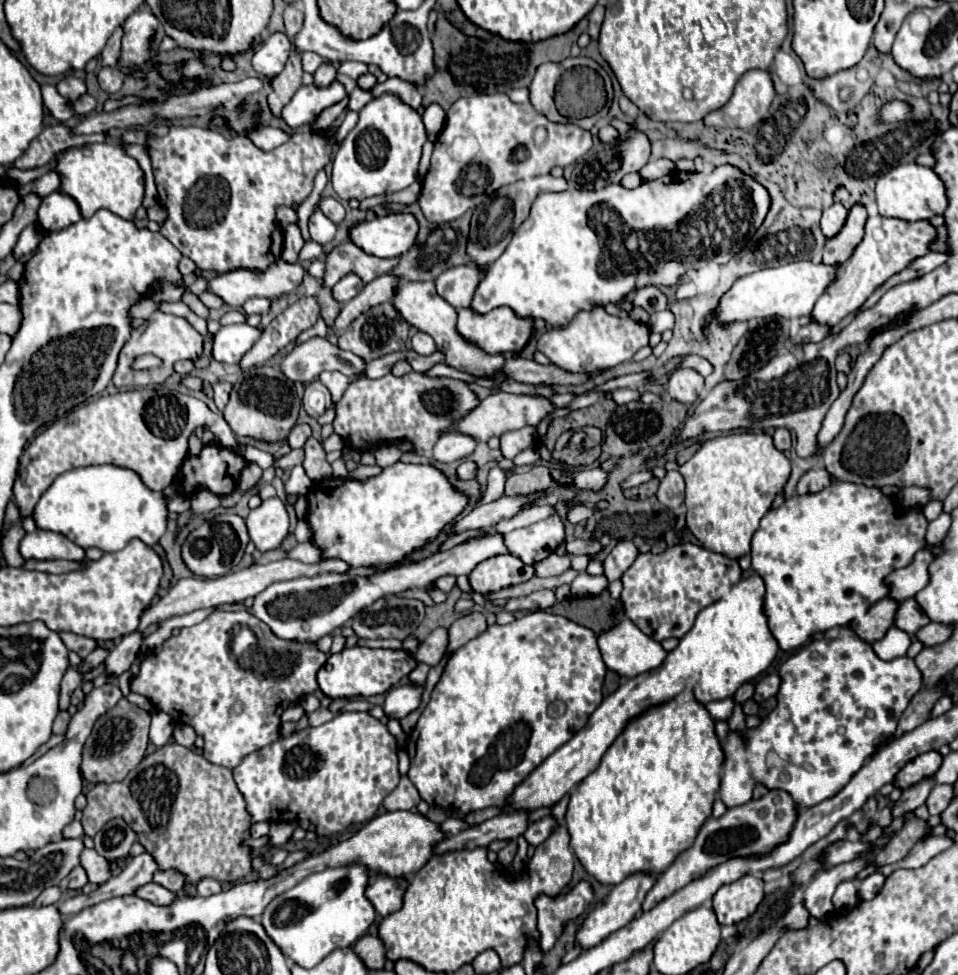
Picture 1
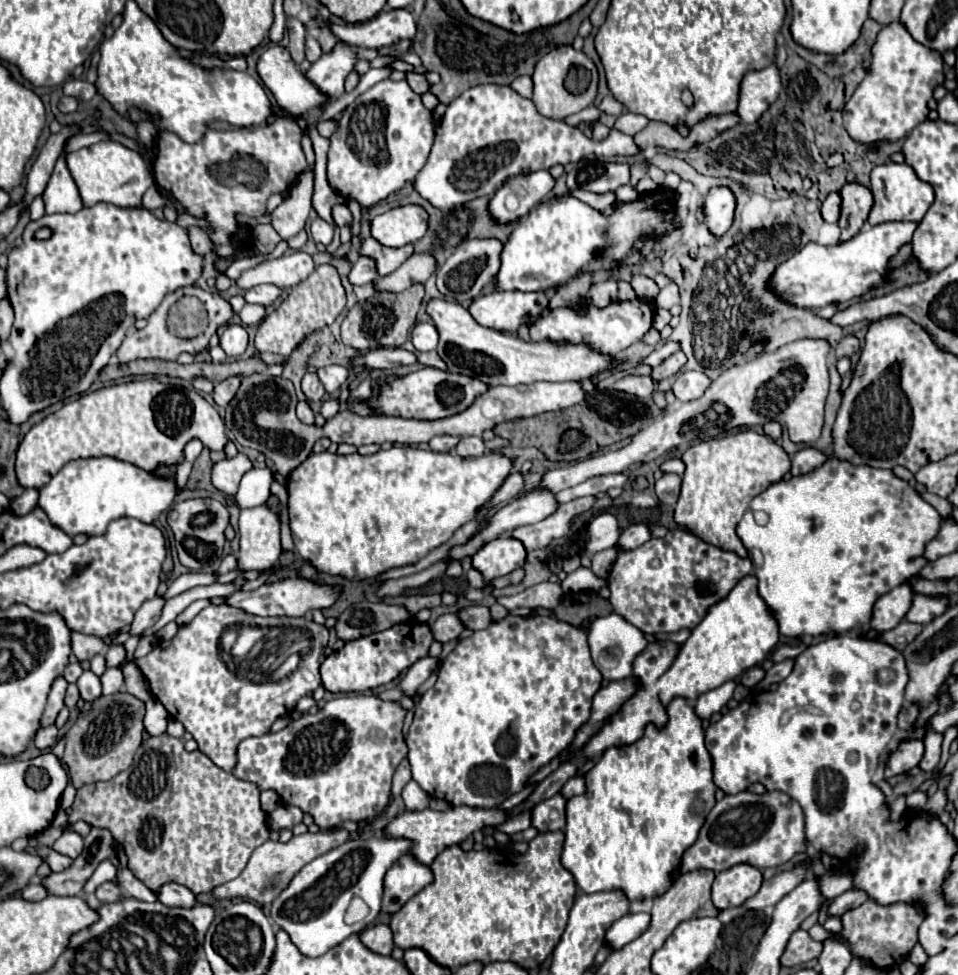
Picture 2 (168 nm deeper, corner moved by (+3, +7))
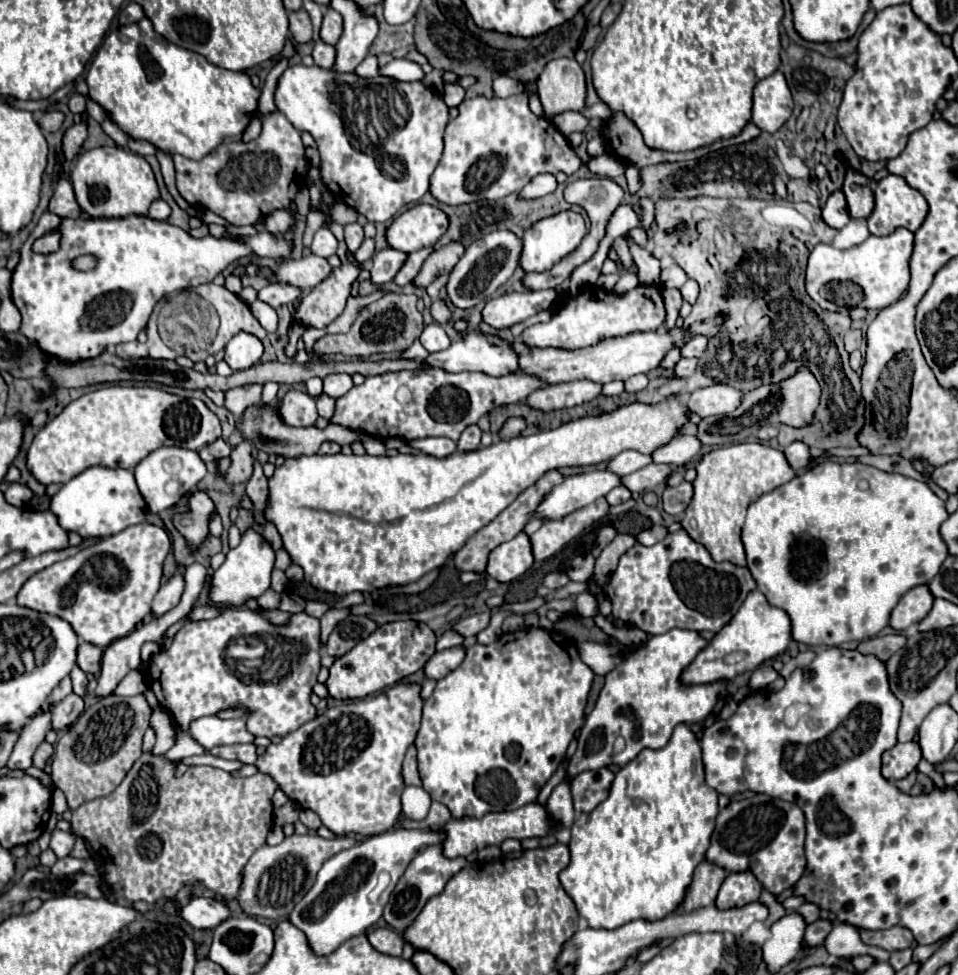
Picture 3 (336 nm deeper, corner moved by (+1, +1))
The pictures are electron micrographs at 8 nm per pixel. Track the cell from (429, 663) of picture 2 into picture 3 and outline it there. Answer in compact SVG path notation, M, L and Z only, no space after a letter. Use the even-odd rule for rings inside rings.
M462 645L434 653L432 659L424 667L426 677L428 679L436 679L436 681L442 679L444 675L448 675L448 671L456 669L464 661L464 657L466 657L466 649Z

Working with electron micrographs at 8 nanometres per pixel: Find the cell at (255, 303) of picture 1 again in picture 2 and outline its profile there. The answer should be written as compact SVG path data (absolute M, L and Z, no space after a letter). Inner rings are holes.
M258 285L254 289L248 289L244 293L244 299L246 299L246 303L256 303L256 305L270 307L280 297L280 293L282 293L282 289L276 287L276 285Z

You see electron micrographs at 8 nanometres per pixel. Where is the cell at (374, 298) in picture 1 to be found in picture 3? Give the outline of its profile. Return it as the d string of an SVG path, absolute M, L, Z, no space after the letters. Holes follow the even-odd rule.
M452 241L440 249L436 249L424 263L420 275L414 279L414 285L418 287L428 287L434 279L438 279L444 273L450 273L456 263L460 261L460 257L464 255L464 245L460 241Z

